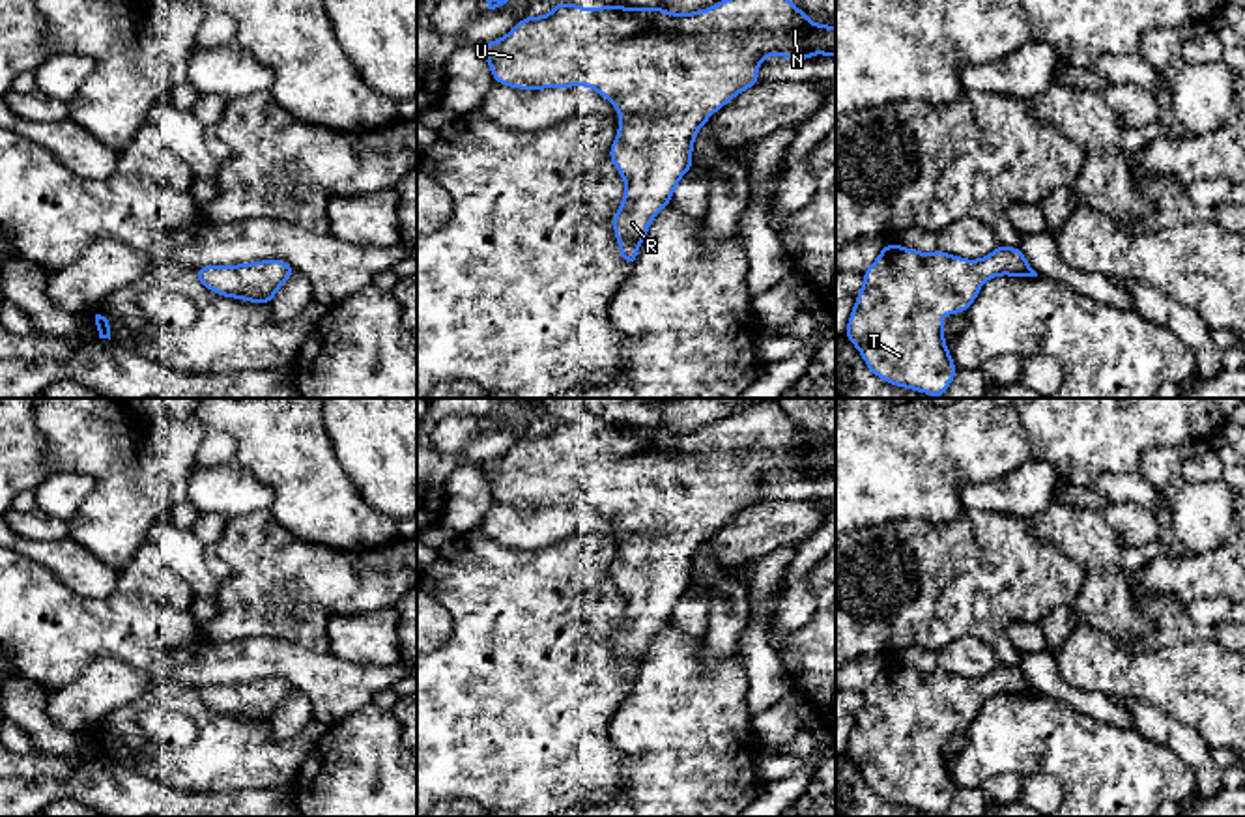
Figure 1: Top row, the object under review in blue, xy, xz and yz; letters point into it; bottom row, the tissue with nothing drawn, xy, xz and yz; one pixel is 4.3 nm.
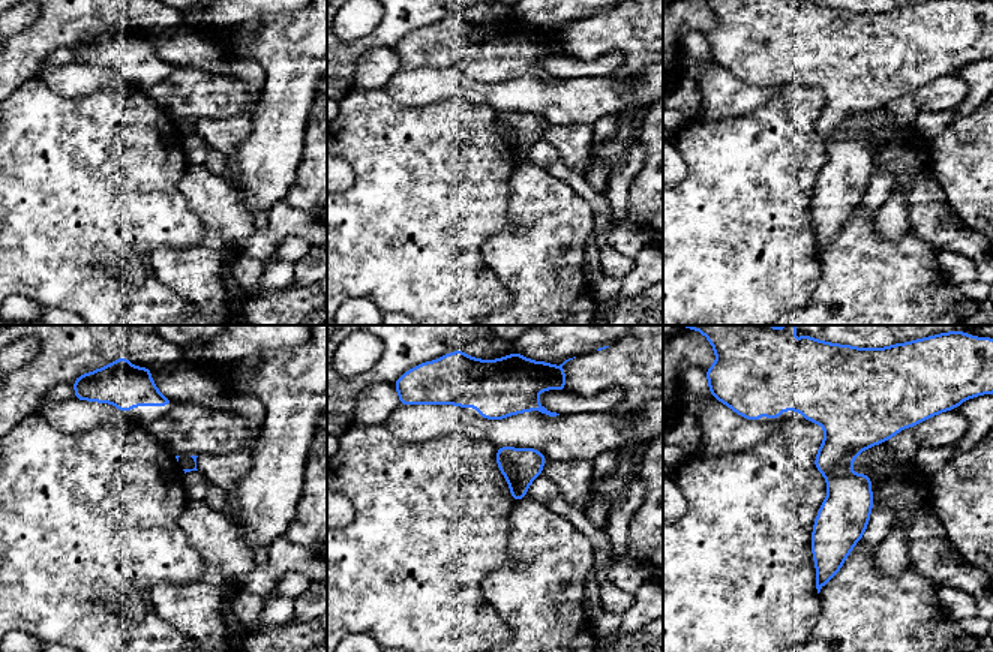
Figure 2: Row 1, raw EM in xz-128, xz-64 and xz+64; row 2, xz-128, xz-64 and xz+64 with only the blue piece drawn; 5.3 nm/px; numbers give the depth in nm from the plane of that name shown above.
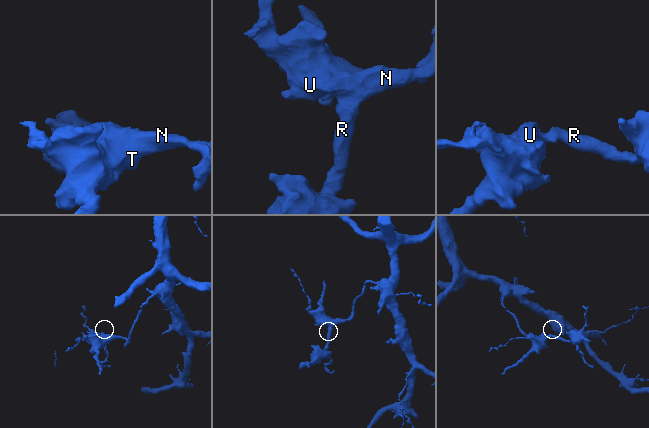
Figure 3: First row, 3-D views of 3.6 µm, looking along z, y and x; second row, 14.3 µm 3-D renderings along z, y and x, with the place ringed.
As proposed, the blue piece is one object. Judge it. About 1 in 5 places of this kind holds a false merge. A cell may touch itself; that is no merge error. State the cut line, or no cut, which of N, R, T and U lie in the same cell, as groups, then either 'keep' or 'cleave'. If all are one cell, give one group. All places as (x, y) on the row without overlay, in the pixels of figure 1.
no cut | N R T U | keep

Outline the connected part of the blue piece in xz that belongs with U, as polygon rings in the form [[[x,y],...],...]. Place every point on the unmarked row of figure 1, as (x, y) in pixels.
[[[770,402],[695,432],[606,423],[587,428],[559,419],[548,434],[523,436],[480,471],[499,503],[522,509],[583,503],[615,523],[622,537],[617,538],[619,553],[609,576],[626,608],[613,634],[613,649],[621,677],[634,686],[651,639],[671,623],[679,598],[694,583],[692,566],[699,546],[737,512],[759,503],[757,488],[766,475],[836,475],[836,445],[813,443],[780,402]]]

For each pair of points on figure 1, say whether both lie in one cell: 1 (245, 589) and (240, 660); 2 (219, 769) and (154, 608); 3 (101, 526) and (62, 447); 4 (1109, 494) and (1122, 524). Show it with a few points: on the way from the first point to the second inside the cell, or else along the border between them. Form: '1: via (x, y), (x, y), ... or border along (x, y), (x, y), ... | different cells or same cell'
1: border along (286, 640), (258, 636), (208, 642) | different cells
2: via (214, 728), (165, 681), (159, 649) | same cell
3: via (103, 503), (103, 477), (85, 458) | same cell
4: border along (1103, 503), (1133, 501), (1154, 511) | different cells

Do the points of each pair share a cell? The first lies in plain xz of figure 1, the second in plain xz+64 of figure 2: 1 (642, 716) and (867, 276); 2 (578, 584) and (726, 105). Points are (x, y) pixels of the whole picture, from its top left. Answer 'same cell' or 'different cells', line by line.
1: same cell
2: different cells

